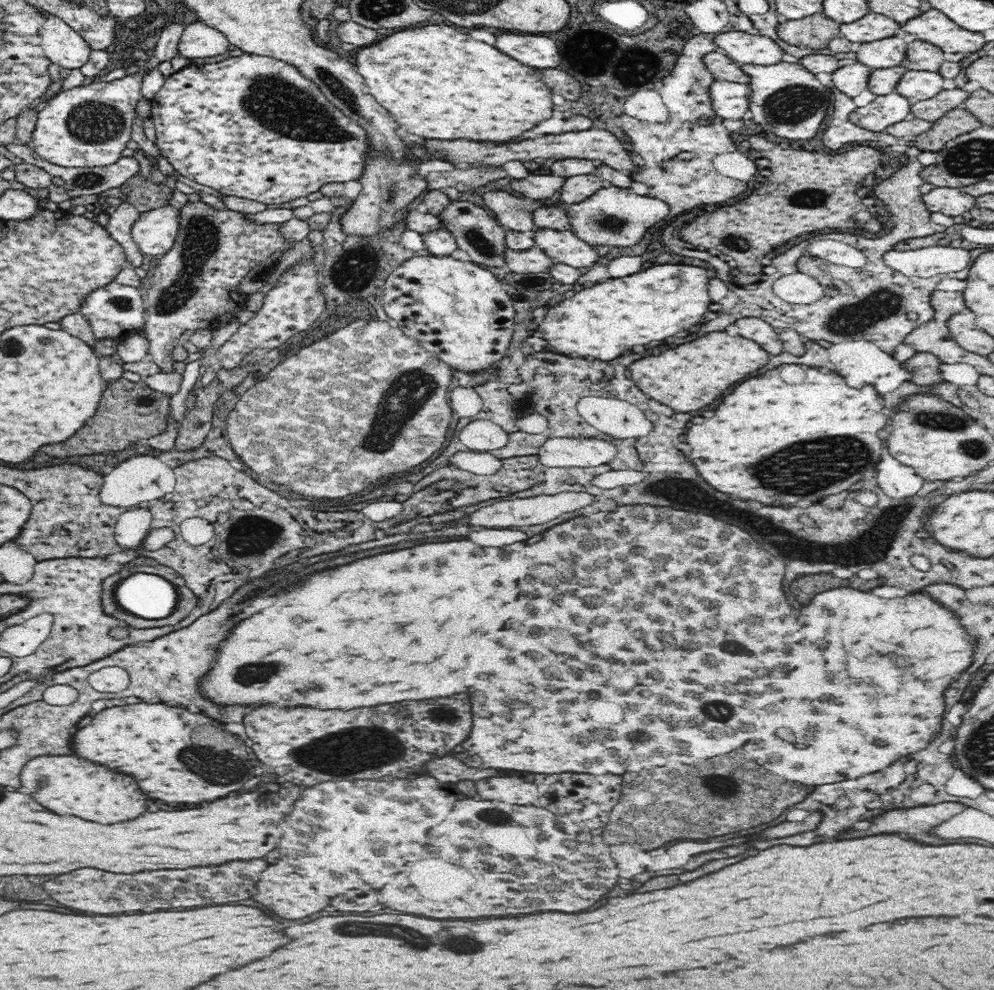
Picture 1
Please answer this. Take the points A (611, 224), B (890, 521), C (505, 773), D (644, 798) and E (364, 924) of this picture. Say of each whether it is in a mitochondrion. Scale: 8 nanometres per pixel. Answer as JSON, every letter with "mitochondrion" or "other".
{"A":"mitochondrion","B":"mitochondrion","C":"other","D":"mitochondrion","E":"mitochondrion"}

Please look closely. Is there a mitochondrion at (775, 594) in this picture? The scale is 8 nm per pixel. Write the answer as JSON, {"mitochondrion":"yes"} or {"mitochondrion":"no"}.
{"mitochondrion":"no"}

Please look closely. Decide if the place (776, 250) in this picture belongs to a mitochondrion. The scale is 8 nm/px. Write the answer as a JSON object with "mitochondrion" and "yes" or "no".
{"mitochondrion":"no"}

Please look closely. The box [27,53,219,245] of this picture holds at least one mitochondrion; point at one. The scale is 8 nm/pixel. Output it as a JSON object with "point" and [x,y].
{"point":[95,122]}

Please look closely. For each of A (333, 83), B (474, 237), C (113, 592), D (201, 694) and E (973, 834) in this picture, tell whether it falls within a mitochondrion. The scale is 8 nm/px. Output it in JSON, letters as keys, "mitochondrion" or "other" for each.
{"A":"mitochondrion","B":"mitochondrion","C":"other","D":"other","E":"other"}

